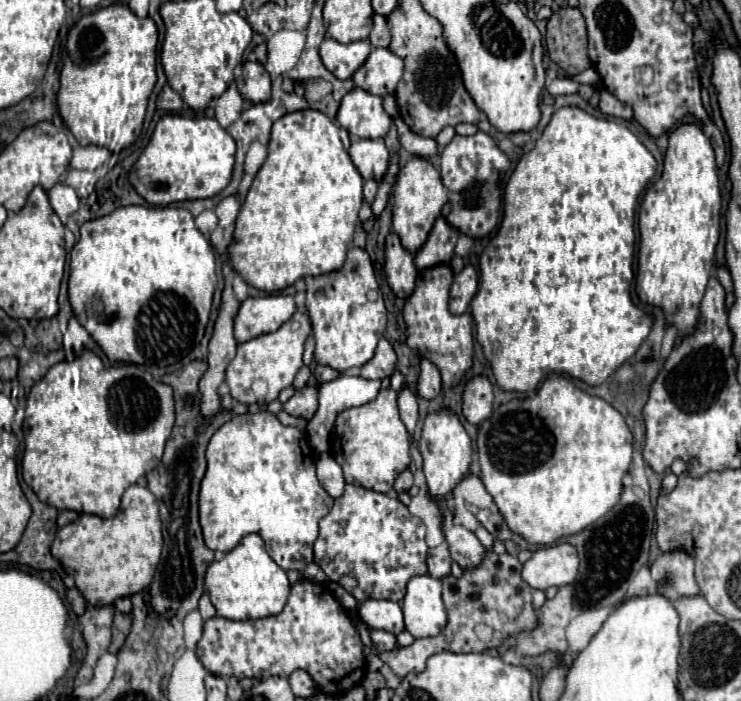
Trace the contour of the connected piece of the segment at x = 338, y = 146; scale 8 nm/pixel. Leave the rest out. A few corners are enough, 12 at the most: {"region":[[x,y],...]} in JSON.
{"region":[[272,126],[230,260],[280,292],[338,270],[362,206],[350,136]]}

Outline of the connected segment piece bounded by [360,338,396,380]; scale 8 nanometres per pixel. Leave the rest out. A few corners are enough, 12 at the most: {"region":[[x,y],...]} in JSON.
{"region":[[388,340],[362,366],[362,378],[382,380],[396,368],[396,354]]}

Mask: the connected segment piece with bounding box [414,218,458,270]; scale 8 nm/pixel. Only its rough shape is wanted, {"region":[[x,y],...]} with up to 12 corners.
{"region":[[438,218],[416,268],[450,264],[458,232]]}

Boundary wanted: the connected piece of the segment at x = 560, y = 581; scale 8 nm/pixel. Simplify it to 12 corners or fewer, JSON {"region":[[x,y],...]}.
{"region":[[572,544],[540,548],[524,564],[530,588],[546,590],[576,580]]}

